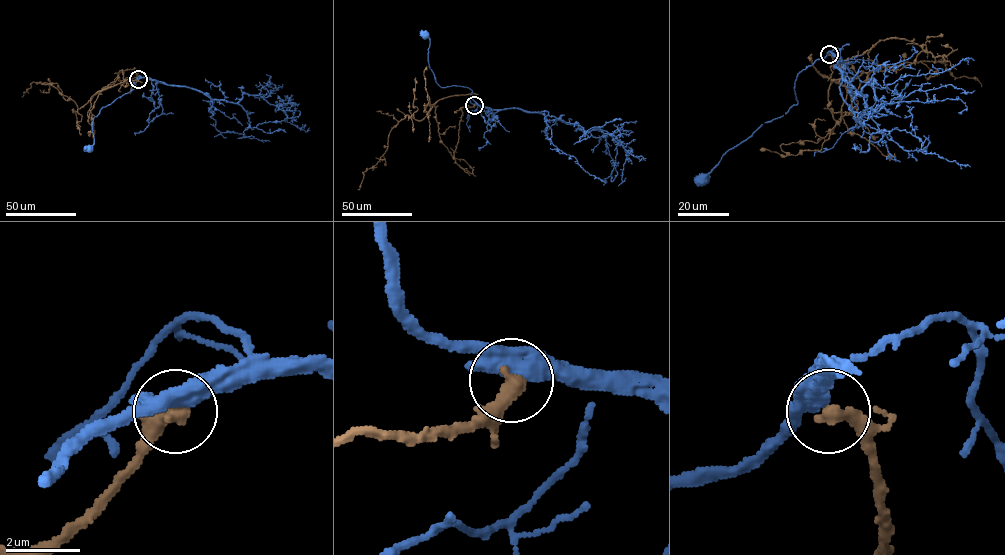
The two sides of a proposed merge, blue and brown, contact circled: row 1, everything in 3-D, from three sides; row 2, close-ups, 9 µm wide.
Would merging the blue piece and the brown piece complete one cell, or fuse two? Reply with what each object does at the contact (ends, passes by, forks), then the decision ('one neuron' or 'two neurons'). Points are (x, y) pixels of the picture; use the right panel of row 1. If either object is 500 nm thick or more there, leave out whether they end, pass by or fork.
blue forks; brown ends; two neurons

